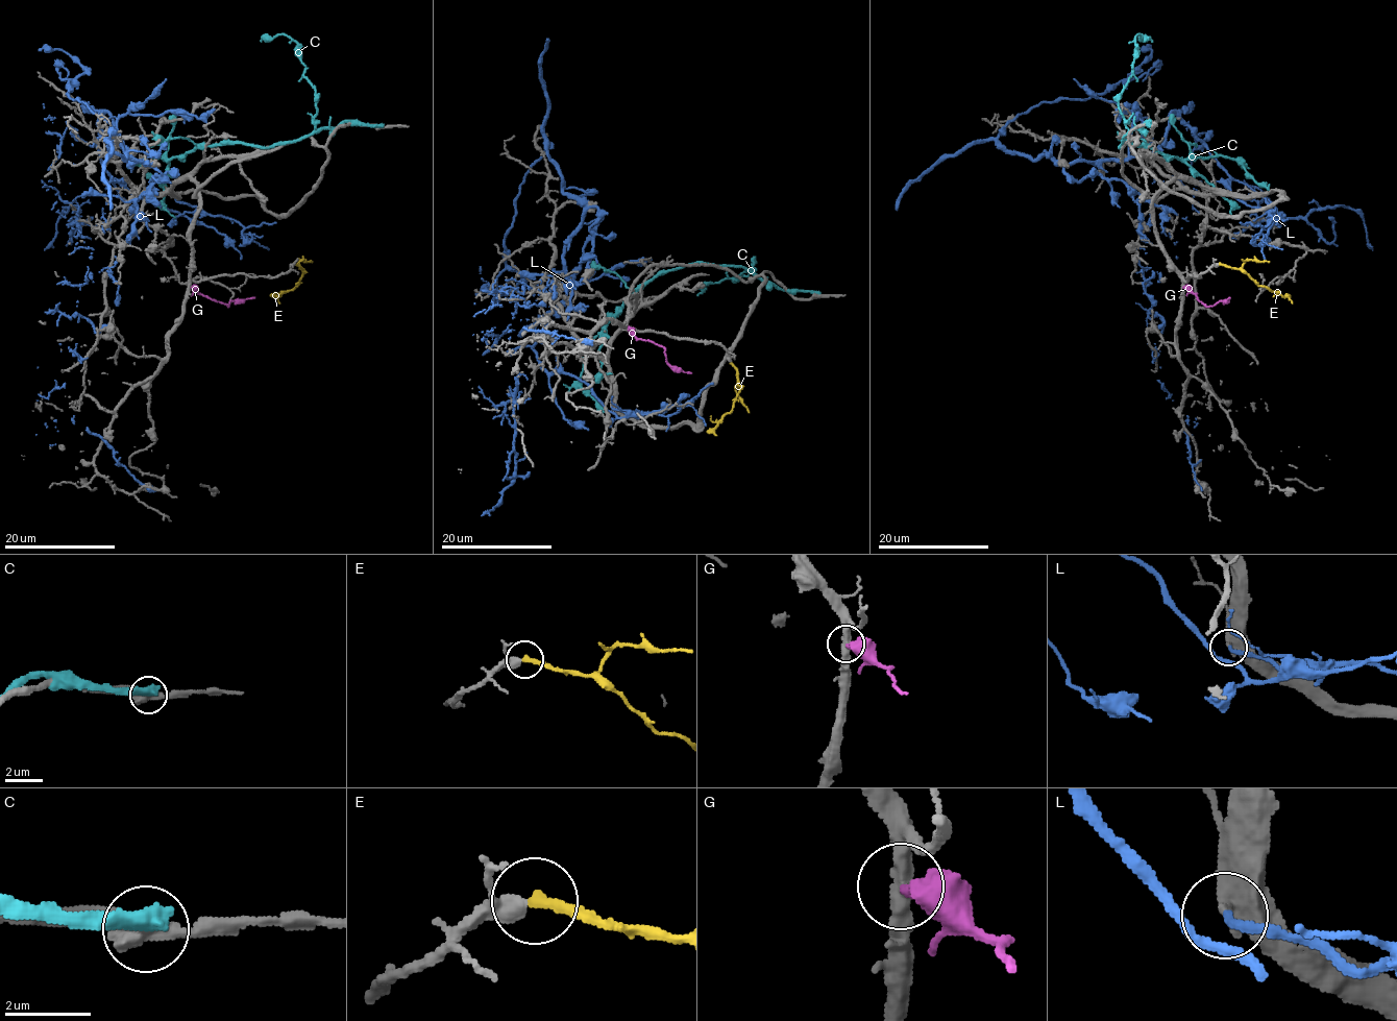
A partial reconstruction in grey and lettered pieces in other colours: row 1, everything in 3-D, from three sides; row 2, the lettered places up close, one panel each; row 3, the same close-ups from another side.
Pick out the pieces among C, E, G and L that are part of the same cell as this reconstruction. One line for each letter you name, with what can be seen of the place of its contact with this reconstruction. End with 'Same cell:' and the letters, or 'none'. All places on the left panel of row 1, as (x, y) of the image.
E: Touches grey at (294, 264)
Same cell: E

